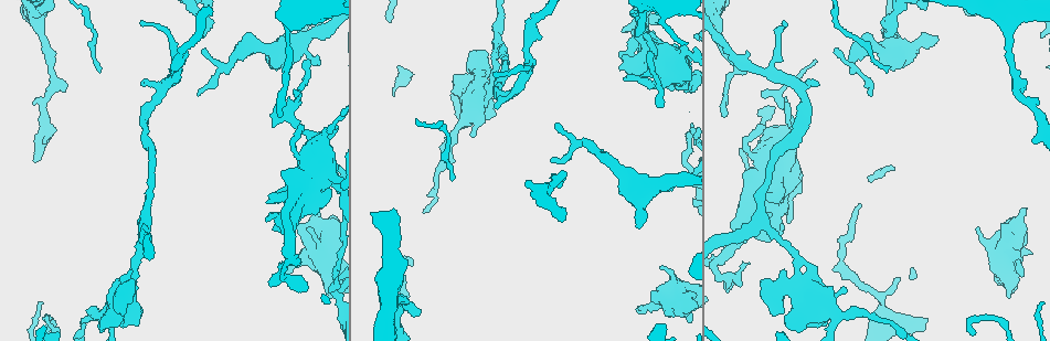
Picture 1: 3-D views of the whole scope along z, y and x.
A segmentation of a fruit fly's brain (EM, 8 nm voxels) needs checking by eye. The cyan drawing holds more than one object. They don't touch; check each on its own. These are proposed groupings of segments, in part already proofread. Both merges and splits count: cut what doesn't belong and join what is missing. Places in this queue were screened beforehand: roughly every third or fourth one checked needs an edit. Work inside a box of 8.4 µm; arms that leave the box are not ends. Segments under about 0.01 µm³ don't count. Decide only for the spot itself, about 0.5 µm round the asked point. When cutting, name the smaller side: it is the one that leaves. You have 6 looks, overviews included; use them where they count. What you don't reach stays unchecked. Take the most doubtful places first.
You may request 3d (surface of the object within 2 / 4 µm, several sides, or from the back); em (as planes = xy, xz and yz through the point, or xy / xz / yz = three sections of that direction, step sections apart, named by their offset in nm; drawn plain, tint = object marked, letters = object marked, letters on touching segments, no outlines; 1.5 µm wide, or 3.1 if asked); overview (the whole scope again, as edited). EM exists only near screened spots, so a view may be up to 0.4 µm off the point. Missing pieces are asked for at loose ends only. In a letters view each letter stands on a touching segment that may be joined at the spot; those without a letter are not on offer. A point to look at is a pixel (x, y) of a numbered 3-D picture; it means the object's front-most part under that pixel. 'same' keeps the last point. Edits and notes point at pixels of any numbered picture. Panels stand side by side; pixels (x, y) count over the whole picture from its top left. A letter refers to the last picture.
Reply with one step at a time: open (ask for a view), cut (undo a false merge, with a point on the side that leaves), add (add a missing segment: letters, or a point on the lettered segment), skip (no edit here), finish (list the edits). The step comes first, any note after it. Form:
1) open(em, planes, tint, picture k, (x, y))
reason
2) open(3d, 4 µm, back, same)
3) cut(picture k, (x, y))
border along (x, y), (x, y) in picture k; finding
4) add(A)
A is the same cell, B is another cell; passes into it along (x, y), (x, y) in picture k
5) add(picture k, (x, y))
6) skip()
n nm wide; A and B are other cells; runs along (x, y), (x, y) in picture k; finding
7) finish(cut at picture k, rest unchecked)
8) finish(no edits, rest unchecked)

open(em, planes, tint, picture 1, (939, 40))

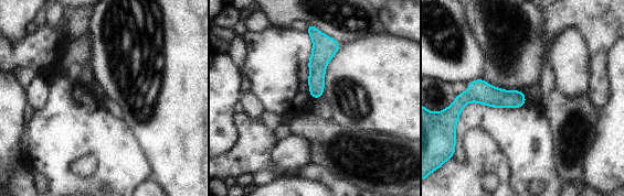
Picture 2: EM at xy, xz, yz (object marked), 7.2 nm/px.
open(em, planes, letters, same)
what lies round it

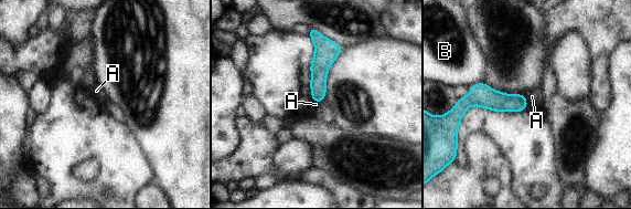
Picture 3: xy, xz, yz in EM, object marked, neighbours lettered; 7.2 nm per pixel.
skip()
110 nm wide; A and B are other cells; runs along (314, 37), (320, 42), (318, 98) in picture 3; none of them fits

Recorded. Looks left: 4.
open(3d, 4 µm, picture 1, (842, 286))
an open end

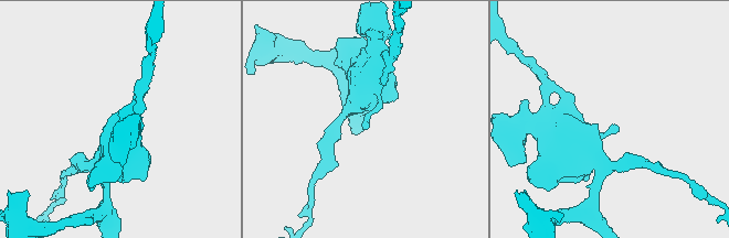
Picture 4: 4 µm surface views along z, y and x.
open(em, planes, letters, picture 4, (614, 126))
need the tissue

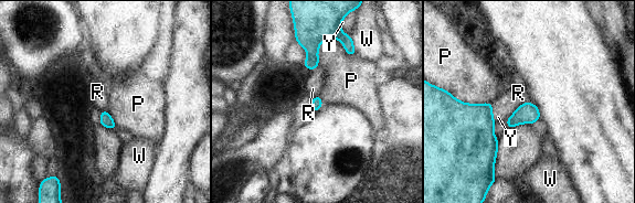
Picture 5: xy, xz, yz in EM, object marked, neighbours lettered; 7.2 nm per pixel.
skip()
P touches over 320 nm; P, R, W and Y are other cells; border along (530, 100), (524, 102), (515, 110) in picture 5; none of them fits

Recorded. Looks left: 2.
open(em, yz, step 8, tint, picture 1, (142, 20))
branch stops here

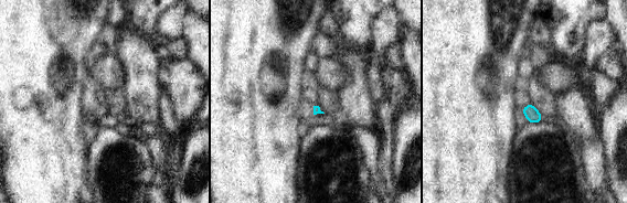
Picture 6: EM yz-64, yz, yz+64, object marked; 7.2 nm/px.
open(em, xy, step 4, letters, same)

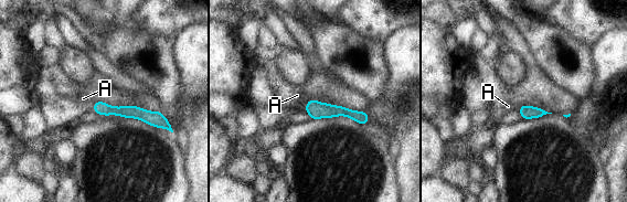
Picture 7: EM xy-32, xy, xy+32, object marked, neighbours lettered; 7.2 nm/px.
skip()
90 nm wide; A is another cell; runs along (96, 105), (137, 112), (163, 124) in picture 7; none of them fits

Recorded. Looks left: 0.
finish(no edits, rest unchecked)

